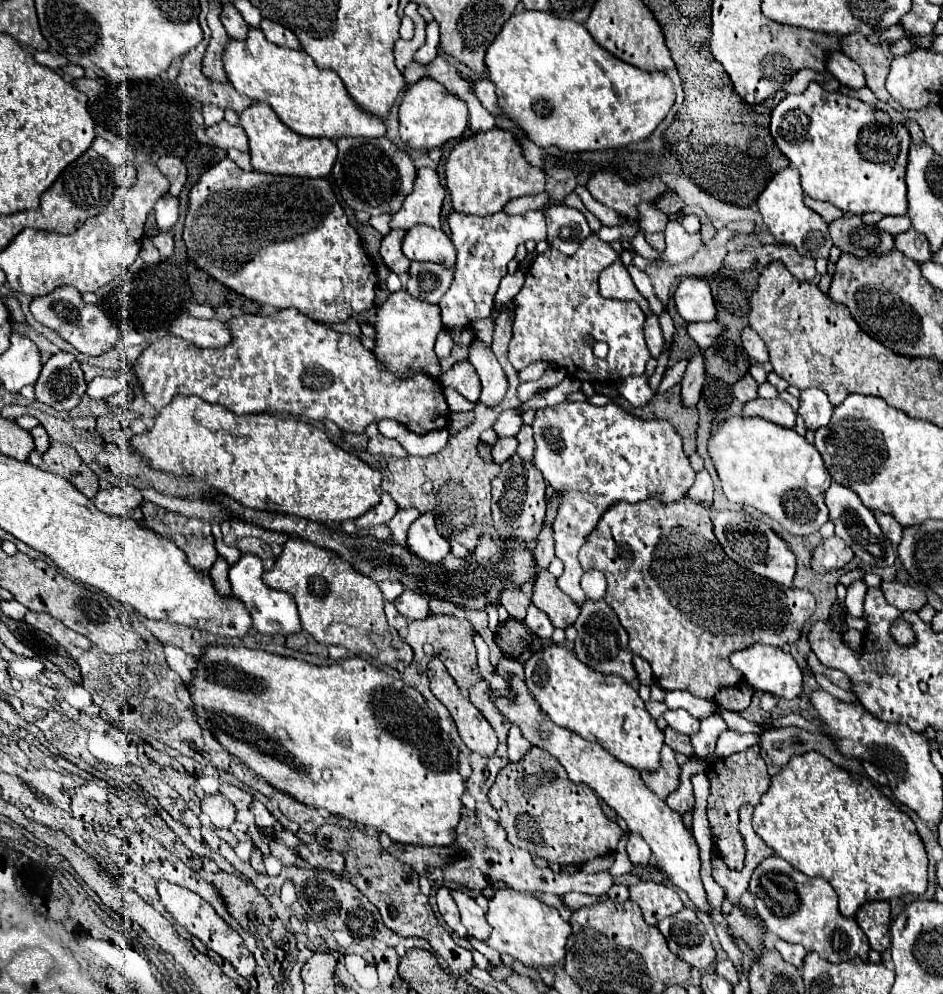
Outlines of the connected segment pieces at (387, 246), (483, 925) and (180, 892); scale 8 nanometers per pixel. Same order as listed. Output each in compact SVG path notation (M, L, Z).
M391 230L389 234L383 236L381 240L381 258L383 262L389 266L389 270L393 270L395 274L401 274L401 272L407 272L409 270L409 264L411 260L403 256L401 252L401 240L403 240L405 232L403 230Z
M453 890L451 894L453 894L453 900L455 900L455 904L461 912L461 922L467 928L467 932L471 936L479 938L481 942L485 938L489 938L491 936L491 926L485 920L485 910L481 906L477 906L477 902L467 892Z
M161 880L157 884L157 890L159 890L159 896L161 896L161 902L163 906L173 914L173 918L187 930L191 932L193 936L197 936L209 950L217 952L223 960L231 962L233 968L243 976L243 978L249 978L255 970L255 958L253 954L247 950L243 938L211 908L211 904L207 904L201 896L197 896L195 892L187 890L187 888L181 888L177 884L171 884L167 880Z

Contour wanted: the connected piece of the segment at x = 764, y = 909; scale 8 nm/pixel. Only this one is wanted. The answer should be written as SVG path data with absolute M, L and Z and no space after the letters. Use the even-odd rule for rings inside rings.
M779 856L765 858L751 876L749 892L755 898L755 910L767 930L785 942L801 944L807 952L817 952L829 962L847 962L851 958L867 960L869 942L853 918L845 918L837 908L837 894L823 878L809 878L789 866Z

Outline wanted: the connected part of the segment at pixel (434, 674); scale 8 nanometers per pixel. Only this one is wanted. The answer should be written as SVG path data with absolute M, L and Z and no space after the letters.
M431 658L431 660L429 660L429 668L427 668L427 676L429 676L429 688L431 688L431 692L433 692L433 694L443 702L443 706L449 710L451 718L453 718L455 724L457 724L459 736L461 736L461 740L467 744L467 748L471 748L473 752L479 752L479 754L483 754L483 756L495 754L495 750L497 750L497 736L495 736L491 724L489 724L489 722L485 720L485 716L469 702L469 698L459 692L455 680L447 674L447 668L443 666L443 662L439 662L437 658Z

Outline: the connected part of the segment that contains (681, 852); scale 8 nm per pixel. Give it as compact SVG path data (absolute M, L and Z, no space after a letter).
M511 674L507 678L507 684L513 690L515 698L507 698L507 696L499 694L497 690L491 690L491 702L497 706L497 710L503 716L507 716L511 720L511 724L519 726L521 734L533 746L539 746L545 752L549 752L551 756L555 756L575 784L589 786L609 808L613 808L617 812L617 816L627 822L629 832L641 834L643 840L651 846L655 862L669 874L669 882L675 884L677 888L681 888L683 892L687 892L687 896L695 902L697 908L701 908L703 912L709 912L707 896L705 896L701 876L699 876L699 846L697 846L693 834L683 826L681 816L647 788L647 784L643 782L641 774L635 772L635 768L625 766L623 762L615 760L615 756L611 756L599 744L587 742L587 740L579 738L575 732L571 732L571 730L567 732L565 728L555 726L551 722L551 718L547 718L547 714L543 714L539 702L529 694L525 680Z

